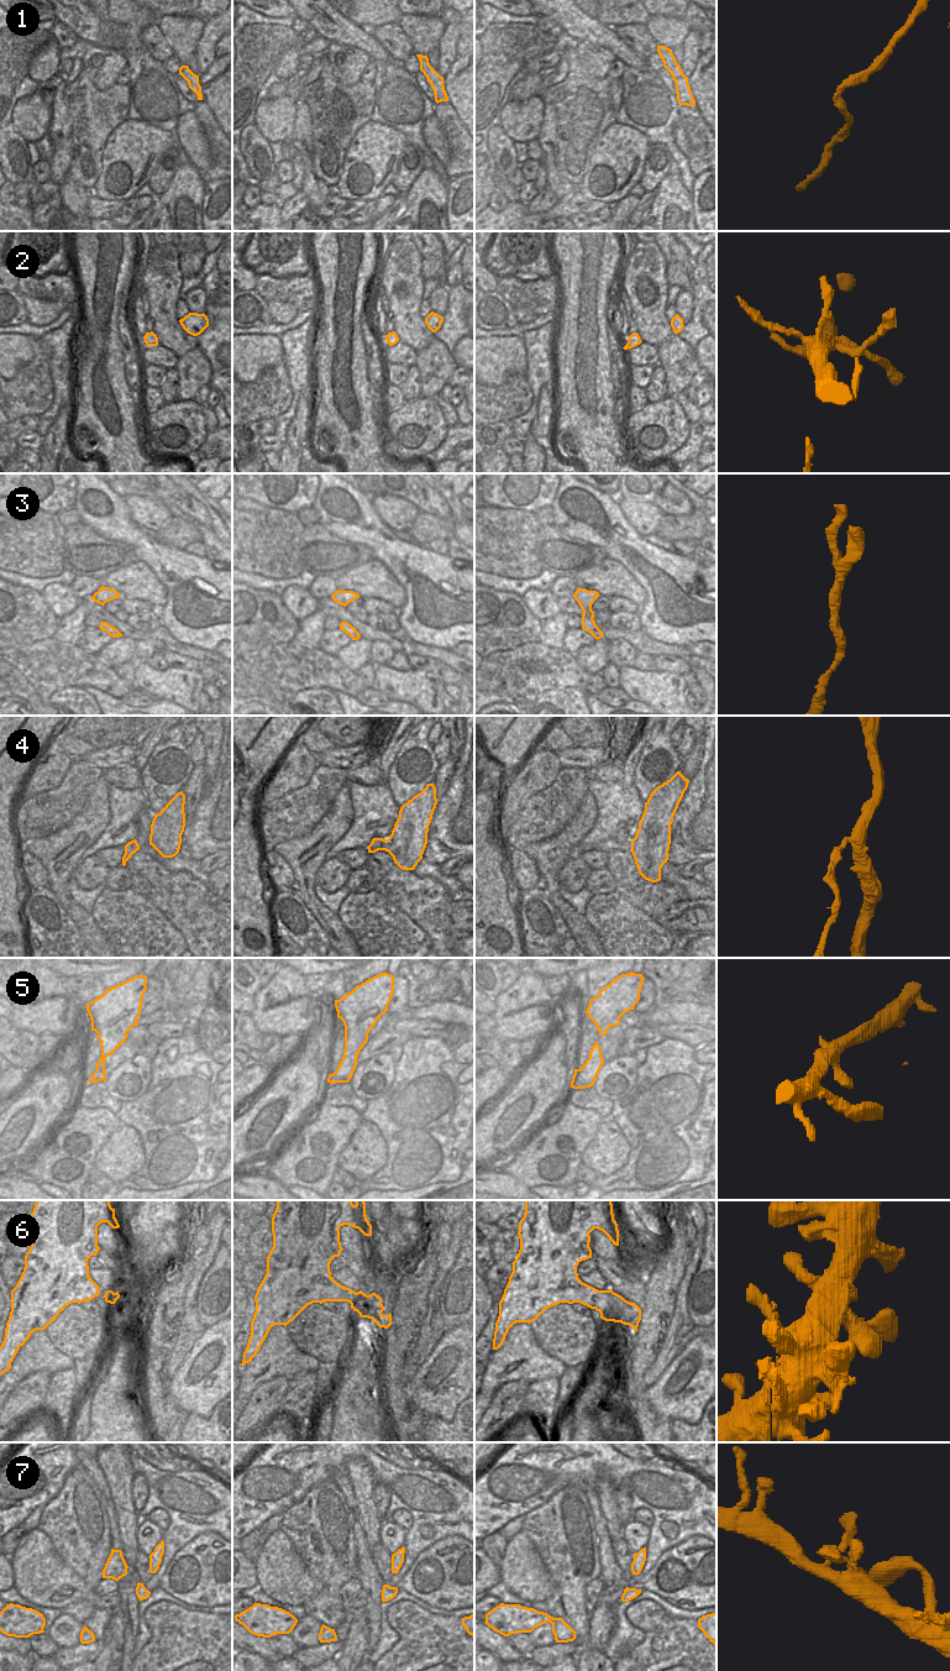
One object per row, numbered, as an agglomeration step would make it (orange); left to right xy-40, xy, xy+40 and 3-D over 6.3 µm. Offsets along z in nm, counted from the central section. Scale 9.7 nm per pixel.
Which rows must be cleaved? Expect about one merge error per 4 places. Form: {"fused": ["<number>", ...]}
{"fused": ["4"]}

